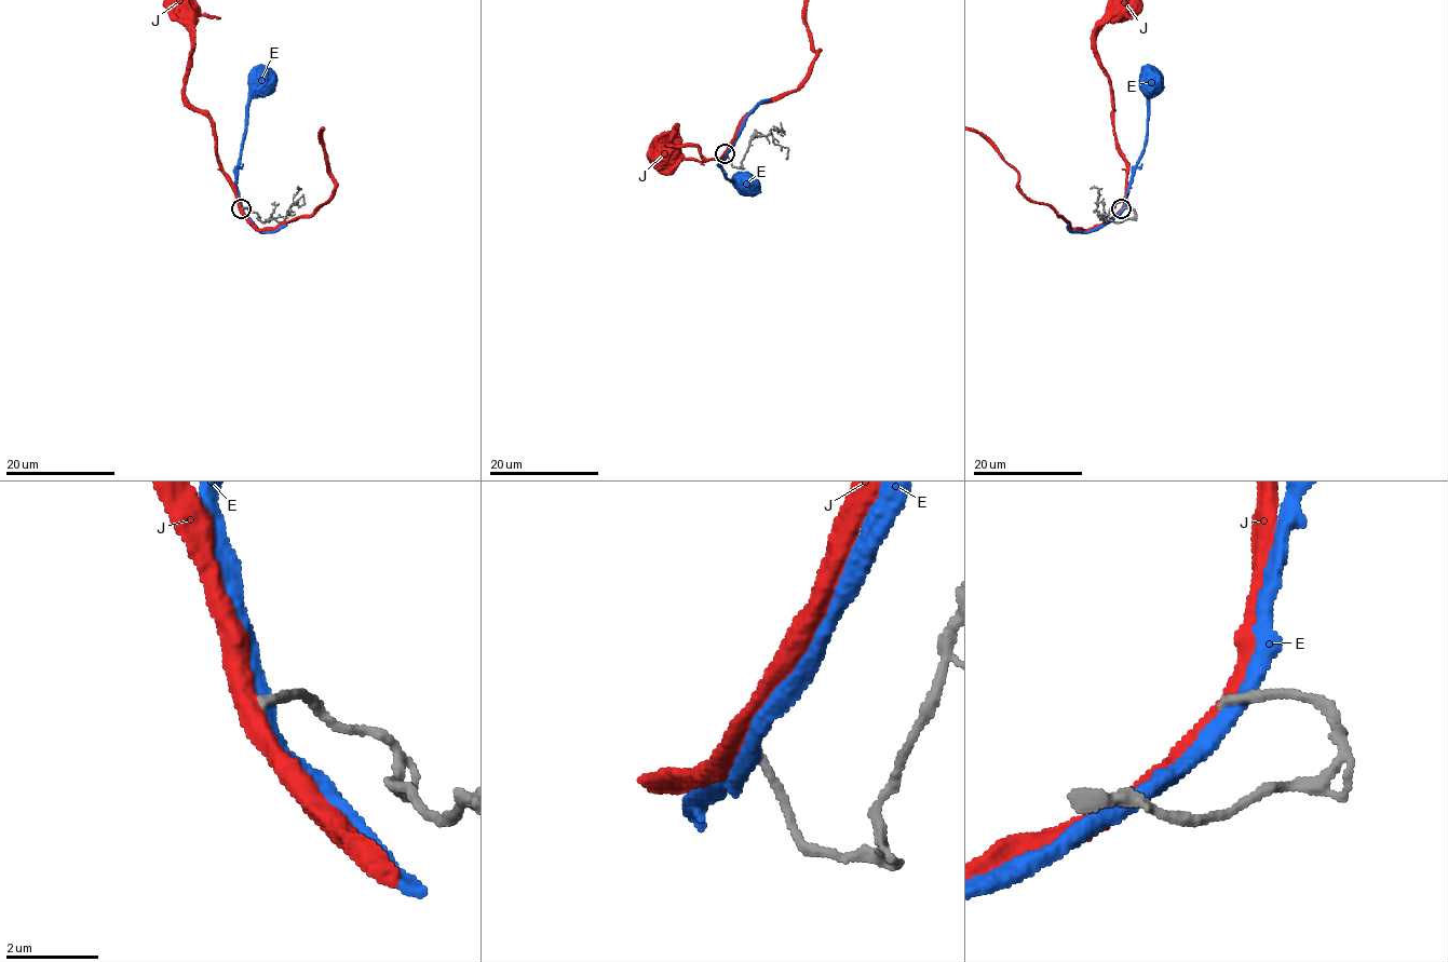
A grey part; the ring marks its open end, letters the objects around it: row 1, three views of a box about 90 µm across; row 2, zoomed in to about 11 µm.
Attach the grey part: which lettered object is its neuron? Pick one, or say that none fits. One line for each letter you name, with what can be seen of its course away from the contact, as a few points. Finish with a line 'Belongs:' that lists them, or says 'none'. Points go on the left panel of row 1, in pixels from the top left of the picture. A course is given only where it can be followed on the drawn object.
Belongs: none

